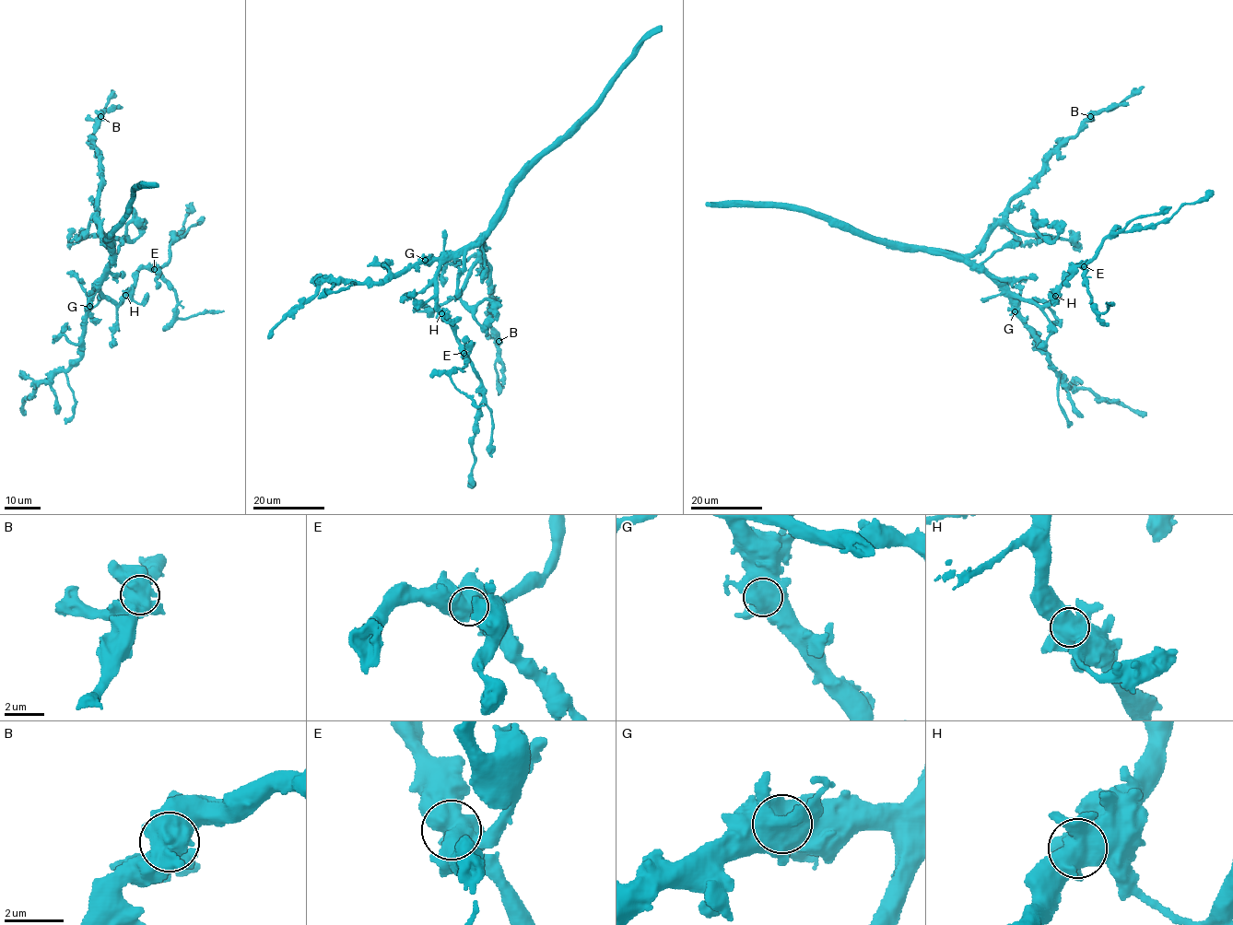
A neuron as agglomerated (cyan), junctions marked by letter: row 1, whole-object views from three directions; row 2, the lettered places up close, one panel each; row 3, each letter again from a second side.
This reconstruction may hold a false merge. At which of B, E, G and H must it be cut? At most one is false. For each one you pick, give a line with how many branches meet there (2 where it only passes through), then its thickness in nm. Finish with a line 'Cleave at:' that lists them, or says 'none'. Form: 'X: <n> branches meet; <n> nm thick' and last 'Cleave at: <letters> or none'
E: 4 branches meet; 700 nm thick
Cleave at: E

